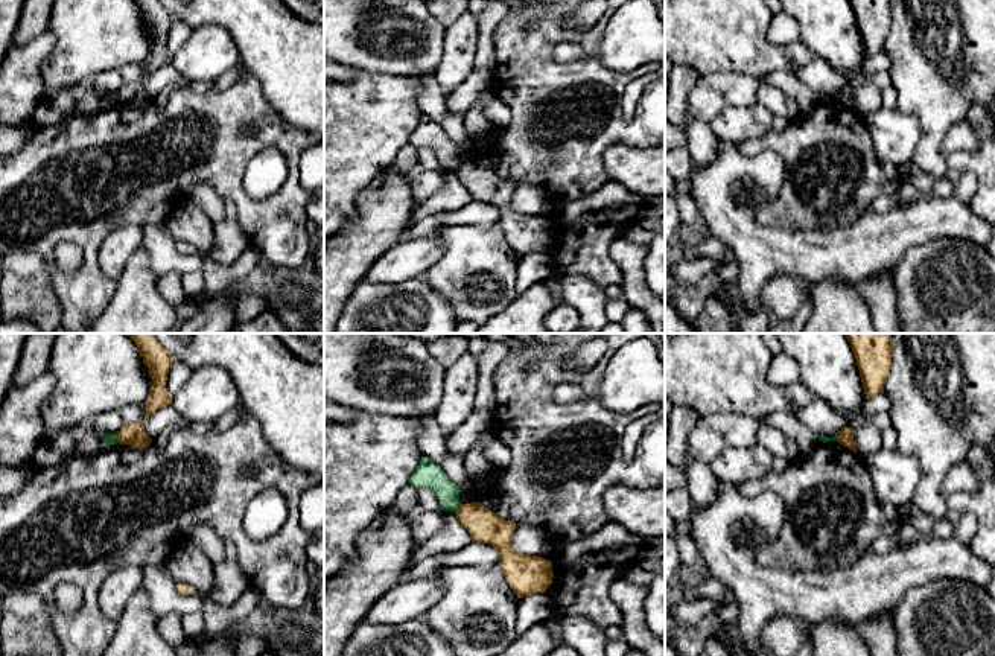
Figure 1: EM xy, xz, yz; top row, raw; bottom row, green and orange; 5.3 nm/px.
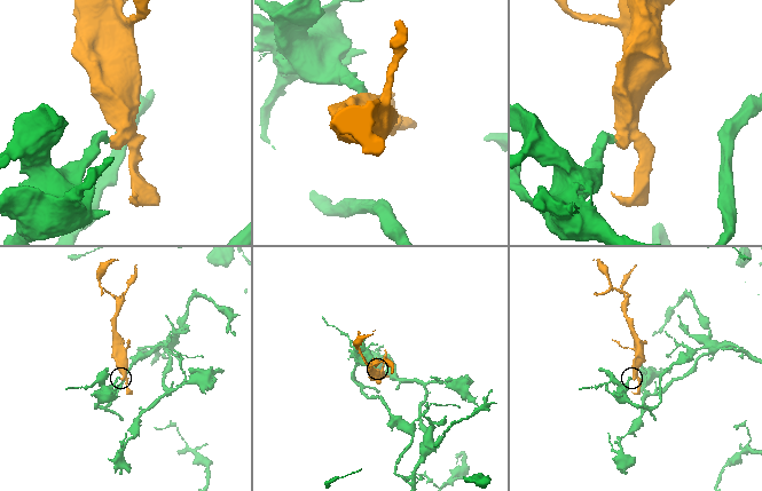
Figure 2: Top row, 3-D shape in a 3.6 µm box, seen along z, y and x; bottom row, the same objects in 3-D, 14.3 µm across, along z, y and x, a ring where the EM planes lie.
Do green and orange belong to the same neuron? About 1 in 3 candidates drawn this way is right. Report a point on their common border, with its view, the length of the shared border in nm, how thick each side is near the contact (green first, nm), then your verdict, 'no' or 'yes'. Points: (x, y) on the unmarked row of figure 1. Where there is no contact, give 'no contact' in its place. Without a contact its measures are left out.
xy (117, 98) | 50 nm | 60/120 nm | no

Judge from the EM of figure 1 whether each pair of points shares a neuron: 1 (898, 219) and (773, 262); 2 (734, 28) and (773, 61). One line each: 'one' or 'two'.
1: one
2: one

